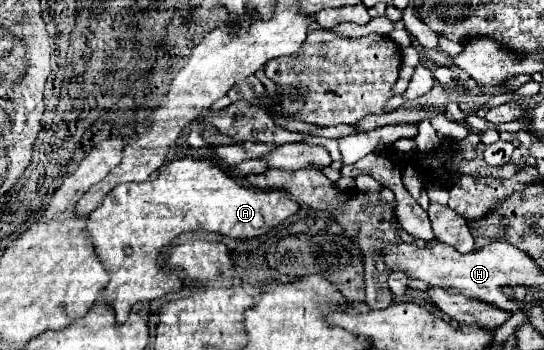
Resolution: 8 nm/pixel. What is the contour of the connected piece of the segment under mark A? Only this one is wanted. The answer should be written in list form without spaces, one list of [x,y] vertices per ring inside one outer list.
[[[182,158],[174,162],[166,162],[154,180],[144,184],[122,184],[106,194],[102,204],[90,212],[86,220],[86,232],[88,240],[104,264],[106,272],[110,274],[110,282],[104,286],[102,296],[110,302],[116,322],[124,324],[132,306],[138,302],[150,302],[156,298],[162,298],[170,290],[182,288],[182,280],[176,274],[170,274],[164,270],[164,266],[158,262],[158,254],[174,236],[180,232],[192,232],[192,230],[208,230],[226,234],[232,238],[254,238],[270,228],[278,226],[282,220],[298,212],[298,204],[288,198],[282,190],[256,190],[256,188],[244,188],[236,184],[224,170],[218,168],[212,160],[196,160],[196,158]]]

